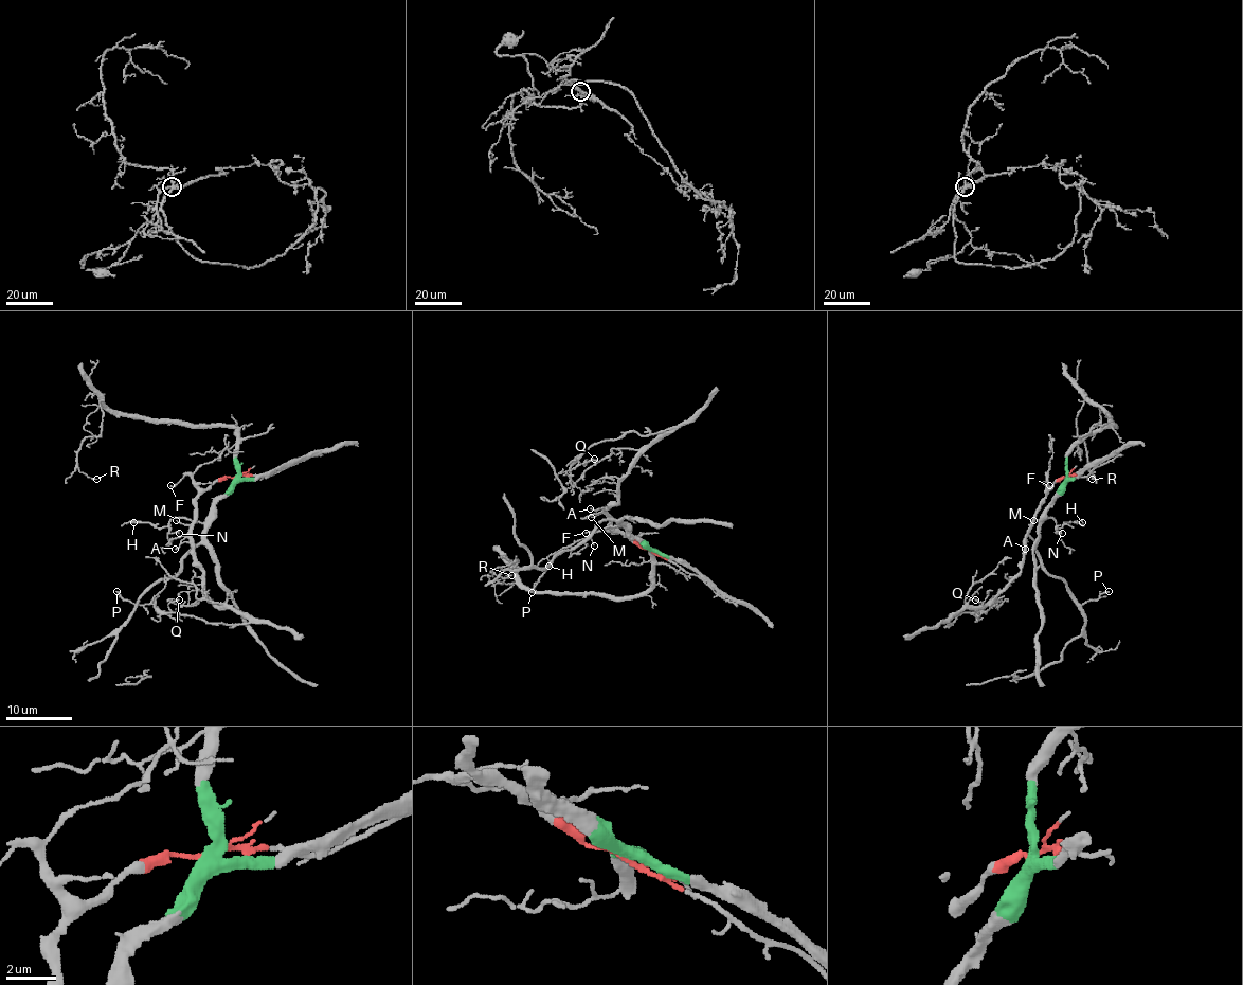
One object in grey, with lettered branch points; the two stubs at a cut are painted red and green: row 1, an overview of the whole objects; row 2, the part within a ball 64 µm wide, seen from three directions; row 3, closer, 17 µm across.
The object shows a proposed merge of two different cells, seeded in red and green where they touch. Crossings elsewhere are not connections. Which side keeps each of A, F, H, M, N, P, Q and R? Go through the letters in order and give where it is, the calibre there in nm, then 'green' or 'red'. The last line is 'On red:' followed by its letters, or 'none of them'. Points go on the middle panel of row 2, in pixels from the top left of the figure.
A: (590, 508) | 130 nm | red
F: (586, 533) | 120 nm | red
H: (548, 566) | 110 nm | green
M: (591, 517) | 80 nm | red
N: (594, 545) | 100 nm | green
P: (532, 592) | 110 nm | green
Q: (594, 459) | 130 nm | red
R: (511, 575) | 110 nm | green
On red: A, F, M, Q

